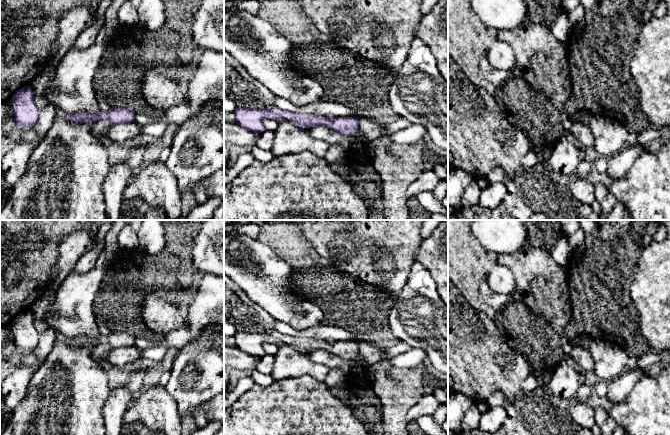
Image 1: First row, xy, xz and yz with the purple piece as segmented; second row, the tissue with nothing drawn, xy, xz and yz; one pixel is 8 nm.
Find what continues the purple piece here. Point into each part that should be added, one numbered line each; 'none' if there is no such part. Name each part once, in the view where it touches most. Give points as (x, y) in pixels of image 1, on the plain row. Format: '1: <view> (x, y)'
none

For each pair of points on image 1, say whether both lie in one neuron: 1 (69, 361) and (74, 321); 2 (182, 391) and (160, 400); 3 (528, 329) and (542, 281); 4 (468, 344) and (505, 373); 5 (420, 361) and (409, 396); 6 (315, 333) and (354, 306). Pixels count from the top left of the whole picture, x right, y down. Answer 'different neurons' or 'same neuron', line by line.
1: different neurons
2: different neurons
3: different neurons
4: same neuron
5: different neurons
6: different neurons

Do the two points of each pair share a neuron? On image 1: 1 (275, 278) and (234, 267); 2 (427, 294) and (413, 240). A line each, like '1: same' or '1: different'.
1: same
2: different

